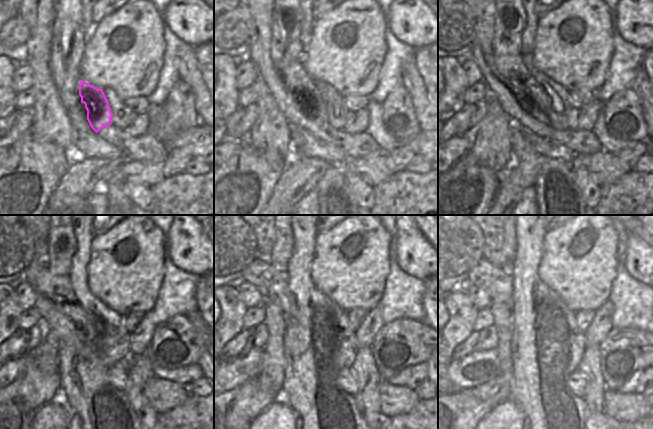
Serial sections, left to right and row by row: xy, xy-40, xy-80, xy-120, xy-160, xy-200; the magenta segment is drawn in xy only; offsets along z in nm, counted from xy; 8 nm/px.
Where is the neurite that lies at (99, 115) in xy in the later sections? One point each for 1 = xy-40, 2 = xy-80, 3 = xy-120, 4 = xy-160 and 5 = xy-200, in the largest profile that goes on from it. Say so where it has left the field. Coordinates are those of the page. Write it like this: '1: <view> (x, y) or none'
1: xy-40 (294, 74)
2: xy-80 (512, 67)
3: xy-120 (57, 288)
4: xy-160 (273, 285)
5: xy-200 (498, 285)

